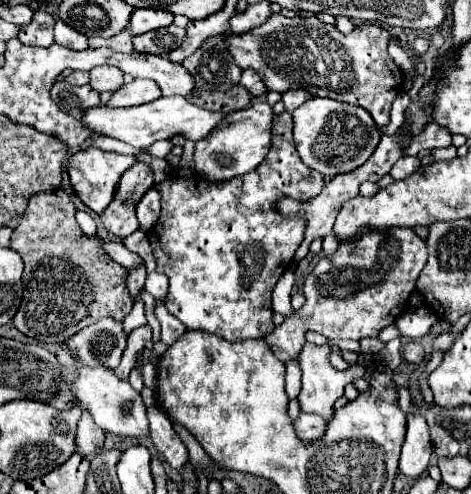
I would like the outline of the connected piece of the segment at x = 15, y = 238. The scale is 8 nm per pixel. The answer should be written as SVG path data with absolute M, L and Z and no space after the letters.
M63 190L51 194L33 194L33 198L29 198L29 206L21 216L19 226L13 230L11 248L15 248L25 262L23 300L15 314L15 328L39 344L61 344L65 338L71 338L81 328L101 318L113 318L121 322L131 312L133 300L125 288L127 270L105 256L99 236L85 236L81 232L79 224L75 222L75 206Z

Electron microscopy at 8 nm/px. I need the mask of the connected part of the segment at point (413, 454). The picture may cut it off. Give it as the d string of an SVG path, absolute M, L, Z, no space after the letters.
M407 414L407 436L401 450L399 470L403 476L419 478L429 466L431 458L431 438L429 426L421 414Z

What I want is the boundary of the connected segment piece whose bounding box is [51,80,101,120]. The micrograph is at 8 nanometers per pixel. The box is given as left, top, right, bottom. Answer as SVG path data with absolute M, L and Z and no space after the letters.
M65 80L55 82L55 86L51 88L51 98L63 112L71 114L77 120L87 108L101 104L99 92L95 92L89 84L77 88L77 86L69 86Z

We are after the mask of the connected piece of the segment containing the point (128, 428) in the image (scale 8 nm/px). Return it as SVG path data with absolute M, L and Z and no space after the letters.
M61 344L55 354L57 354L61 366L65 366L65 368L77 368L77 370L79 370L79 376L77 376L77 380L73 382L73 392L75 392L75 396L77 396L79 402L87 404L87 408L89 408L93 420L95 420L105 432L119 434L119 436L135 436L135 438L149 436L147 406L145 406L141 394L135 392L127 380L119 380L113 370L107 370L107 368L103 368L103 366L89 368L89 366L79 364L79 362L73 358L73 354L67 350L65 344Z

